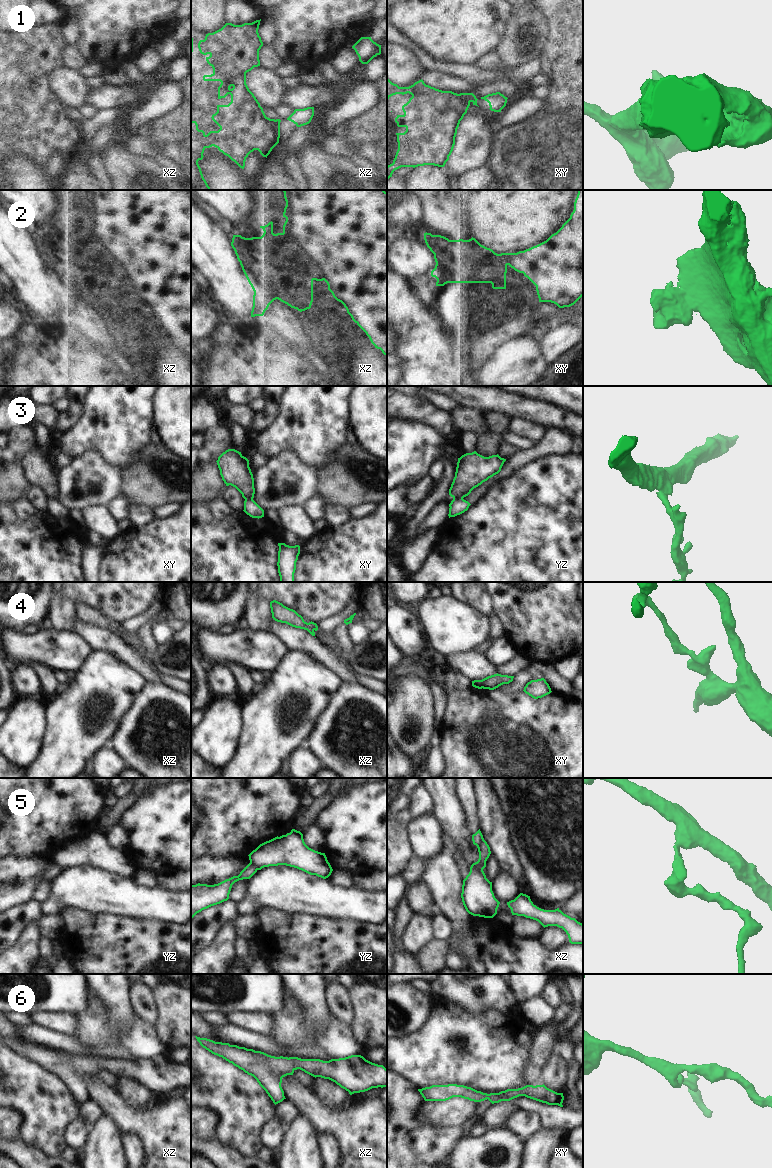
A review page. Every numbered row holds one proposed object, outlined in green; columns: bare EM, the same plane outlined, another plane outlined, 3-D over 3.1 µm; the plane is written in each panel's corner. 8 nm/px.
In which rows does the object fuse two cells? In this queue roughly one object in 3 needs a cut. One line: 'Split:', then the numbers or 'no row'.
Split: 1, 2, 3, 5

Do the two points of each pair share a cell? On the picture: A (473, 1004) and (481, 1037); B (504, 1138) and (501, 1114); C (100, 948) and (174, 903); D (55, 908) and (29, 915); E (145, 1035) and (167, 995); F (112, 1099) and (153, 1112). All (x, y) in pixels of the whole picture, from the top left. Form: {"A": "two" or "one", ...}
{"A": "two", "B": "two", "C": "two", "D": "two", "E": "two", "F": "one"}

